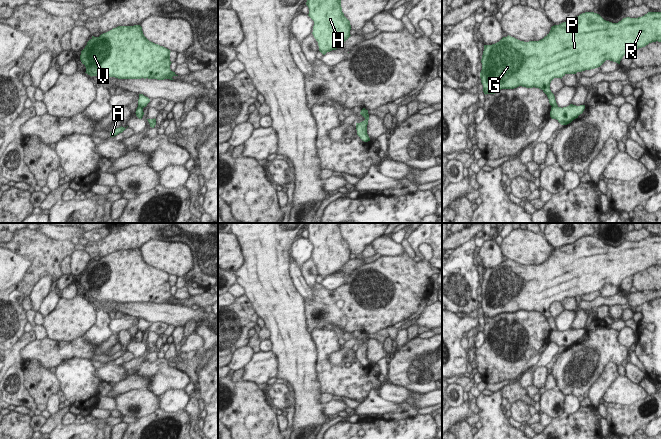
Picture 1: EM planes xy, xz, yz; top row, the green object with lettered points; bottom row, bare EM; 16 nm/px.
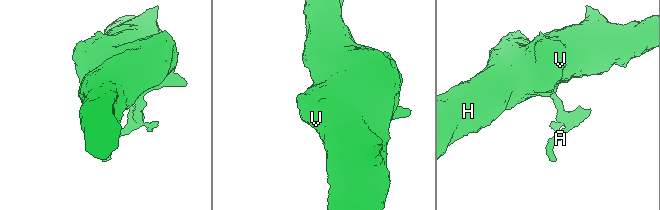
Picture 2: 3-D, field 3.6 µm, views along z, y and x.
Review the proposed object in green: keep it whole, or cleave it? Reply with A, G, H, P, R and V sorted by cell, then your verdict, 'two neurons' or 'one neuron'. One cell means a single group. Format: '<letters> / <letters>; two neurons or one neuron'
A / G H P R V; two neurons

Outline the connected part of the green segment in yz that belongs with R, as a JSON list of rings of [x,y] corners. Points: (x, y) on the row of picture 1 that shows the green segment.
[[[585,12],[571,21],[563,22],[551,27],[550,32],[539,41],[520,41],[514,37],[503,37],[492,45],[484,45],[481,59],[482,70],[480,72],[484,94],[495,94],[501,89],[514,89],[519,86],[526,88],[539,88],[548,97],[552,107],[557,107],[554,94],[550,90],[550,83],[554,78],[561,78],[566,74],[576,74],[585,70],[600,67],[606,60],[620,64],[626,53],[645,47],[652,42],[661,42],[661,12],[648,12],[638,18],[623,18],[618,23],[604,20],[599,14]]]

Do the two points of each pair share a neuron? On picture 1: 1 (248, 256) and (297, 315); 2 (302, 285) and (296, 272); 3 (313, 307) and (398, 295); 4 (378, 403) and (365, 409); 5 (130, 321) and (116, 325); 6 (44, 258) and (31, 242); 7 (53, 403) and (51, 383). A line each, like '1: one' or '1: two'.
1: one
2: one
3: one
4: one
5: one
6: one
7: two

